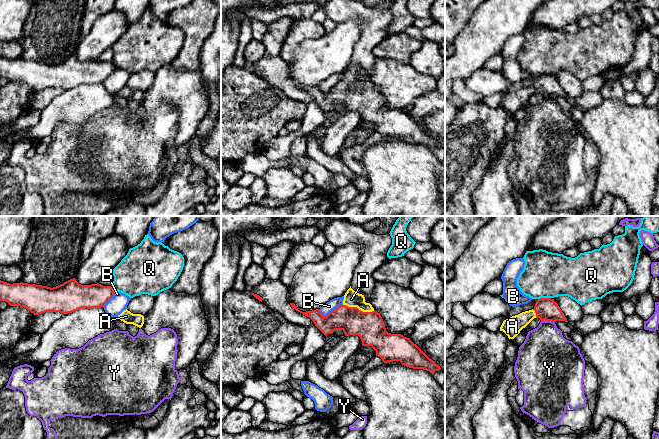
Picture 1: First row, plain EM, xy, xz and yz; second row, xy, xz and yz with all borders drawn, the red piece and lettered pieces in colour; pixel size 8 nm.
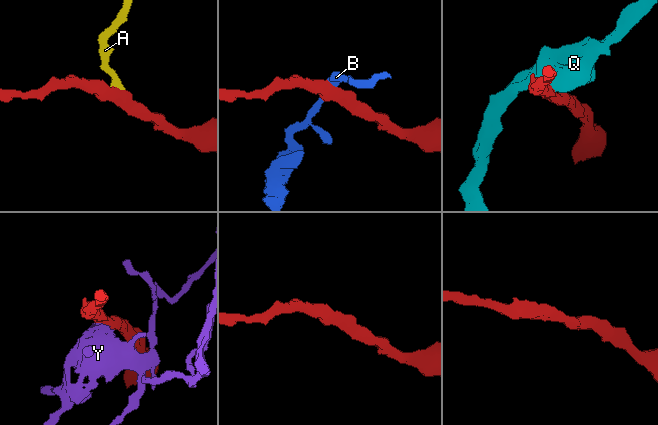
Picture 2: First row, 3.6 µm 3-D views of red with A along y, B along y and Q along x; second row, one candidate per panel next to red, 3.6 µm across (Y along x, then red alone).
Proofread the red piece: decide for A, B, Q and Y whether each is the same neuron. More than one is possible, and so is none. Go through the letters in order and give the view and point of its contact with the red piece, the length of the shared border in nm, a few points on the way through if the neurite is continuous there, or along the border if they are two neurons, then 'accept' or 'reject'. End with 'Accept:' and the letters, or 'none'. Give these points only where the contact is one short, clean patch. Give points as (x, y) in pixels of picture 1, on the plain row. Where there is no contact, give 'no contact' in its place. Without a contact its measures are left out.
A: contact xz (357, 84); length 260 nm; way xz (369, 102), (357, 90), (357, 84), (351, 75); accept
B: contact xz (331, 87); length 200 nm; border xz (342, 79), (324, 92), (319, 88); reject
Q: contact yz (544, 74); length 110 nm; border yz (550, 73), (540, 73), (538, 75); reject
Y: contact yz (548, 96); length 110 nm; border yz (541, 96), (551, 96), (554, 98); reject
Accept: A

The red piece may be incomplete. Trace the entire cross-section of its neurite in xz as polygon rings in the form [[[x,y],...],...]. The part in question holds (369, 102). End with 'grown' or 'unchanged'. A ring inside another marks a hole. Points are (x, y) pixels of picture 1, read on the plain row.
[[[351,62],[344,71],[343,80],[325,93],[320,89],[320,85],[302,88],[294,79],[290,79],[290,81],[296,87],[309,93],[325,112],[335,106],[342,106],[345,112],[358,111],[362,117],[362,122],[371,122],[376,127],[376,132],[380,133],[384,139],[400,137],[406,143],[423,145],[431,150],[441,146],[440,142],[430,135],[410,114],[401,110],[388,109],[380,89],[375,87],[370,79],[365,78],[364,71],[356,69]]] | grown

